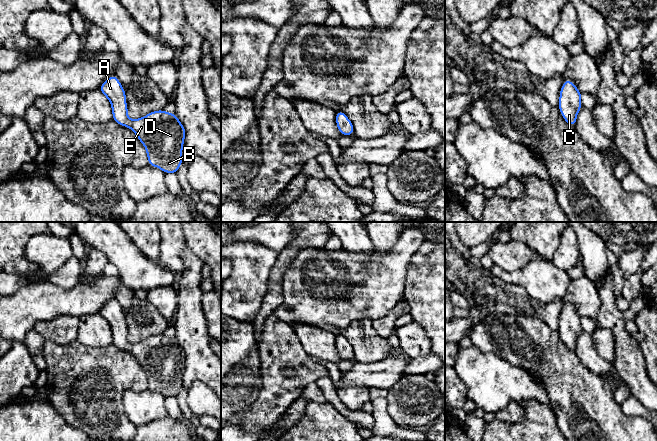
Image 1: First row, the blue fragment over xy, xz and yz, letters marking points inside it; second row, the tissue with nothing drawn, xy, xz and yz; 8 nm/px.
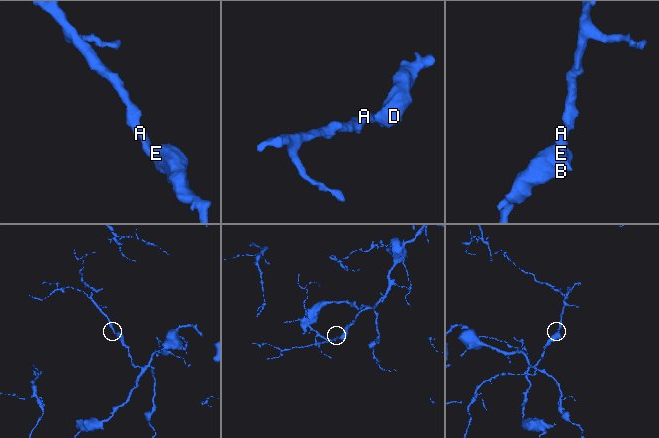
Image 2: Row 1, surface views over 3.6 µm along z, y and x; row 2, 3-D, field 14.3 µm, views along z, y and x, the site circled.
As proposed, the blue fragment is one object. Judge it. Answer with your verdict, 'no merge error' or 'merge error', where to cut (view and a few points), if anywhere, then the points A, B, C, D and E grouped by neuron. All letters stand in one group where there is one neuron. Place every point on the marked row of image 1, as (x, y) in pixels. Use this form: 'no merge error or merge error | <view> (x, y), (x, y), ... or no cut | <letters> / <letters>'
no merge error | no cut | A B C D E

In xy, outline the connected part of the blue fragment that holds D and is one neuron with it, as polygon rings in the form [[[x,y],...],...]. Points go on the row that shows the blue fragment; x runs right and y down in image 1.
[[[115,75],[104,81],[99,90],[111,102],[114,121],[132,129],[146,147],[148,164],[165,173],[176,173],[183,162],[185,138],[185,128],[176,115],[159,110],[140,119],[129,119],[125,91]]]

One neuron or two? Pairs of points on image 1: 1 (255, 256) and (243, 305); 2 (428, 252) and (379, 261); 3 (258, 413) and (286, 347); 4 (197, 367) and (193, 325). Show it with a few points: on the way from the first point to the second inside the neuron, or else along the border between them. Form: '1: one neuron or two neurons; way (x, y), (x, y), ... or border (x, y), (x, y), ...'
1: one neuron; way (251, 269), (248, 279), (248, 294)
2: two neurons; border (426, 239), (412, 256), (405, 277)
3: one neuron; way (272, 397), (277, 389), (277, 369), (282, 363)
4: one neuron; way (197, 357), (196, 343), (193, 335)

